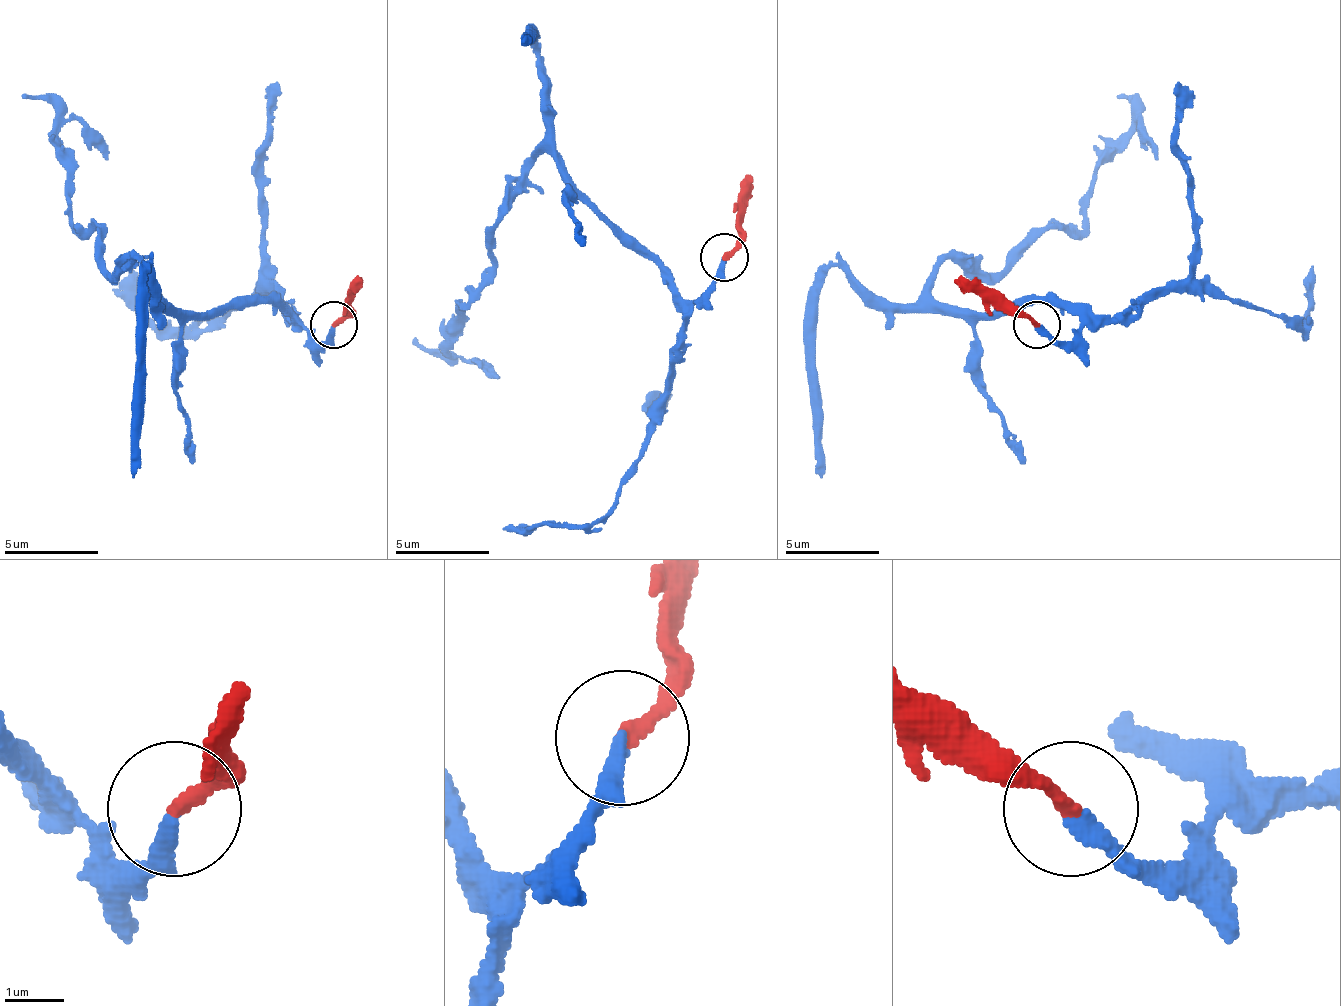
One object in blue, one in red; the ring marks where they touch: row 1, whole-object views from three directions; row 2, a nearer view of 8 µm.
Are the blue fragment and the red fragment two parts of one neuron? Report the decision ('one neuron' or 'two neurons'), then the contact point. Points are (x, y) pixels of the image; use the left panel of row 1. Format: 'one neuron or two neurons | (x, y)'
one neuron | (334, 324)

